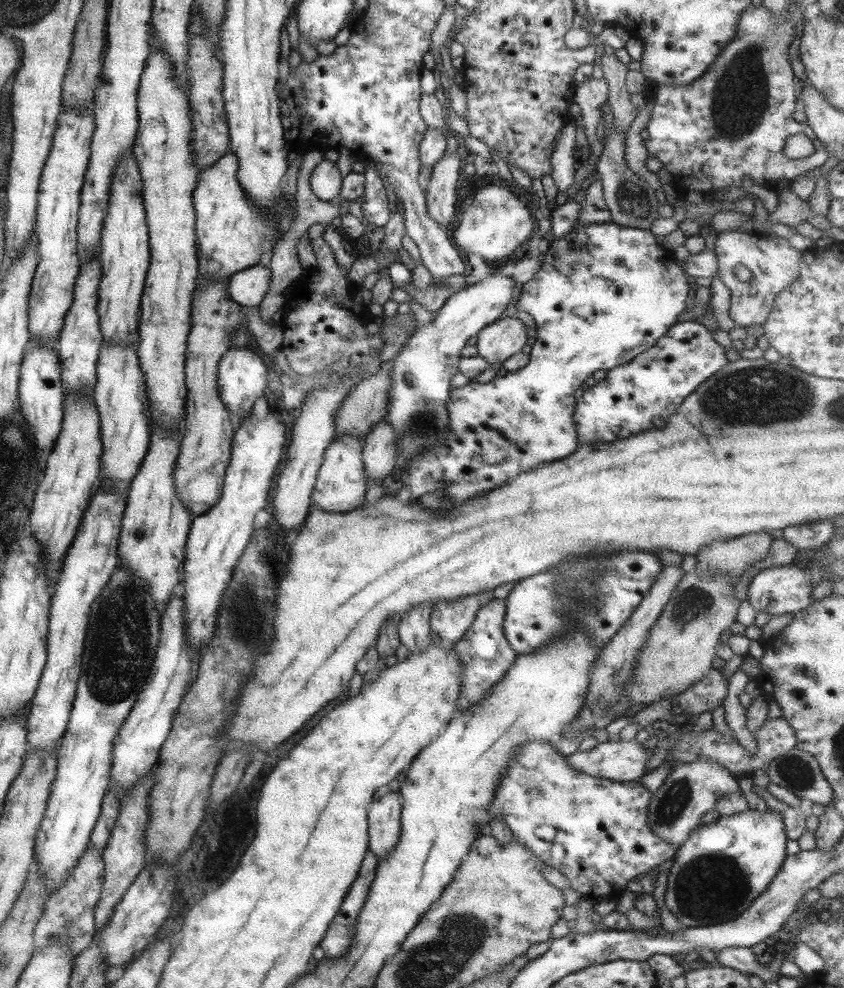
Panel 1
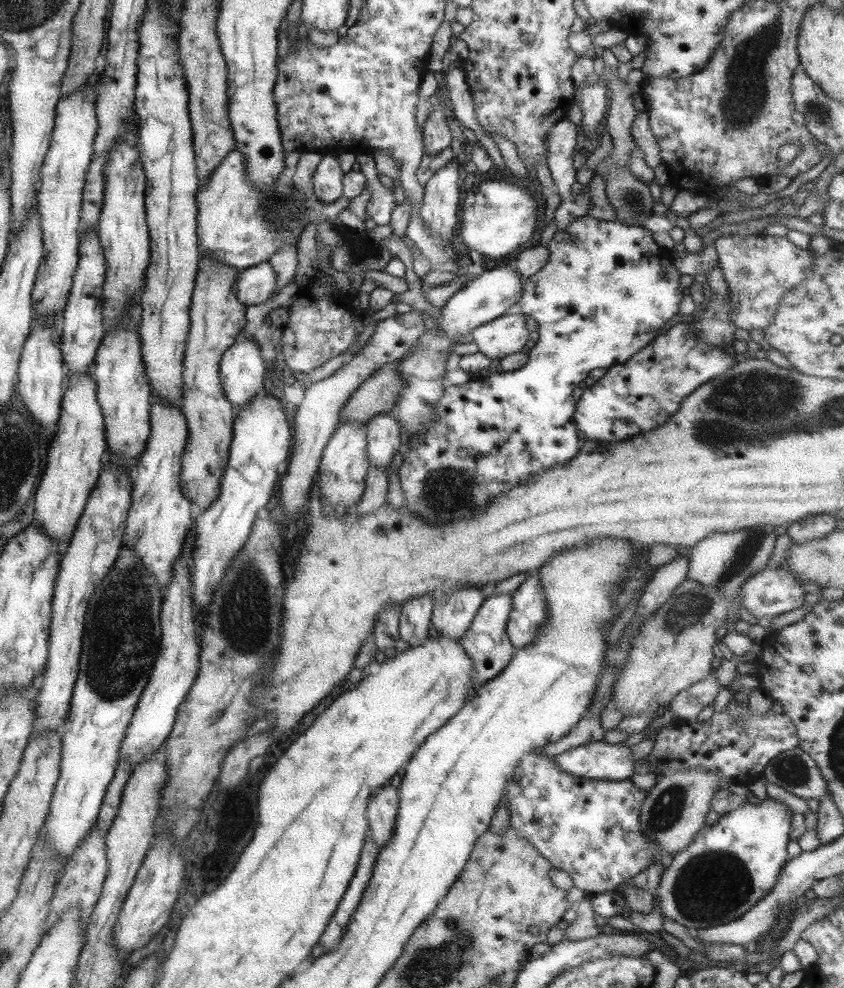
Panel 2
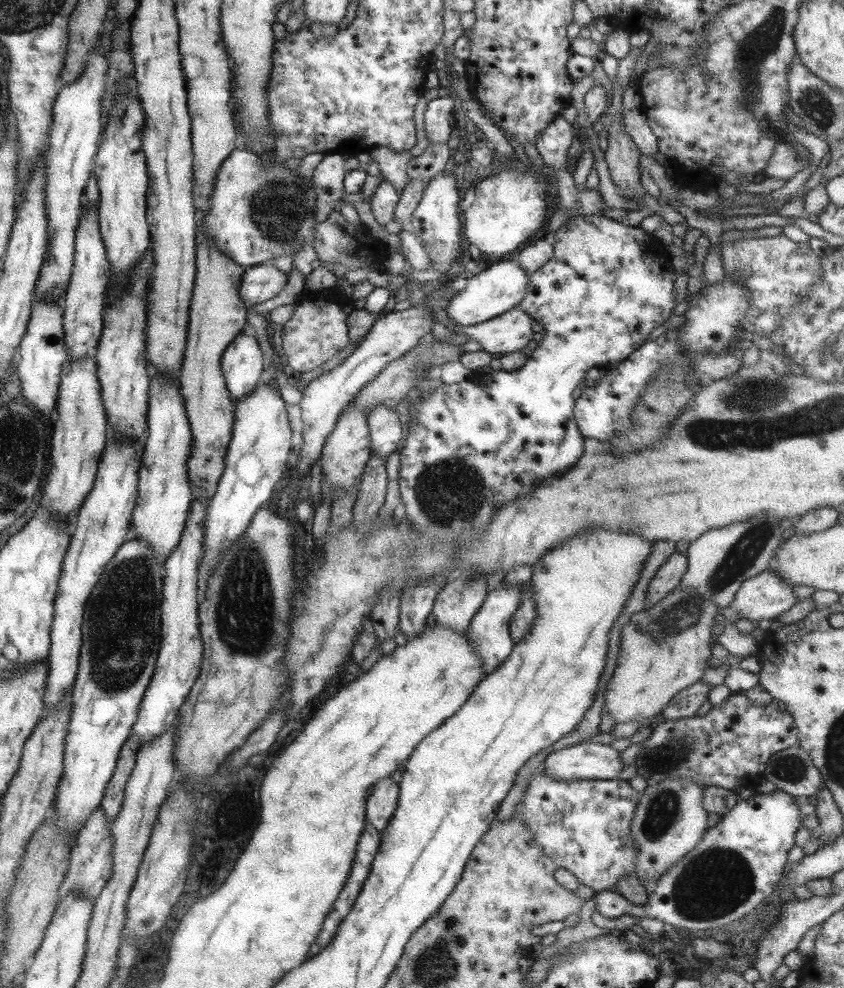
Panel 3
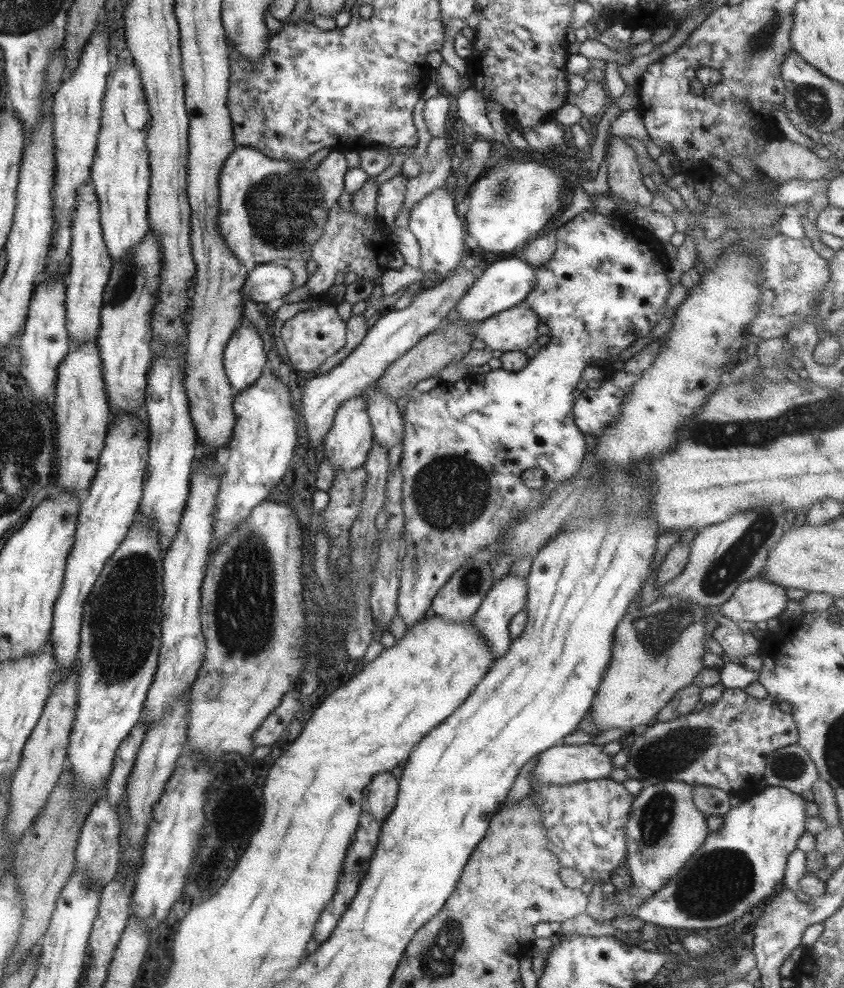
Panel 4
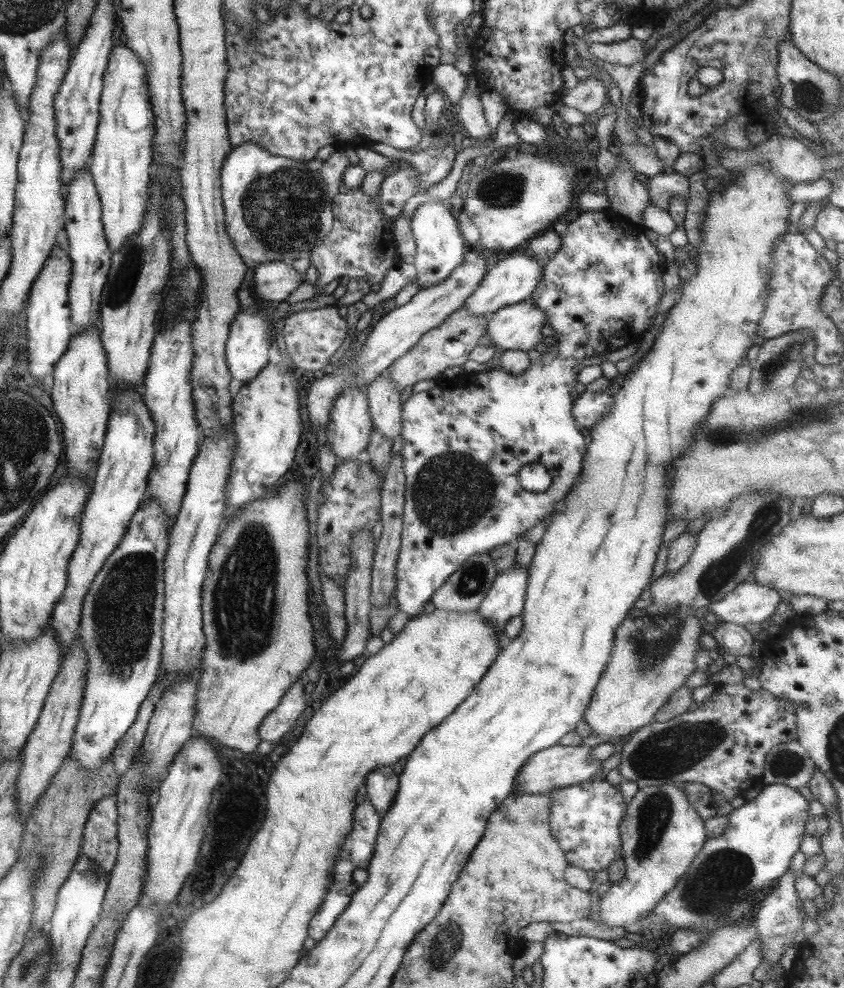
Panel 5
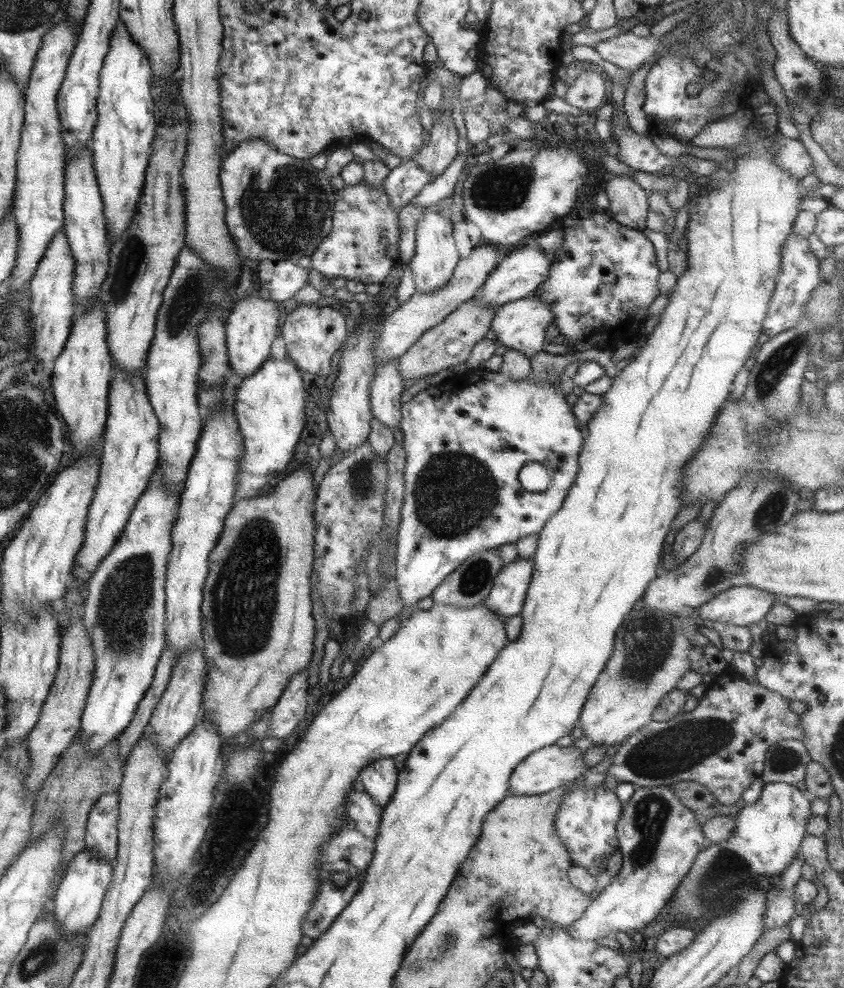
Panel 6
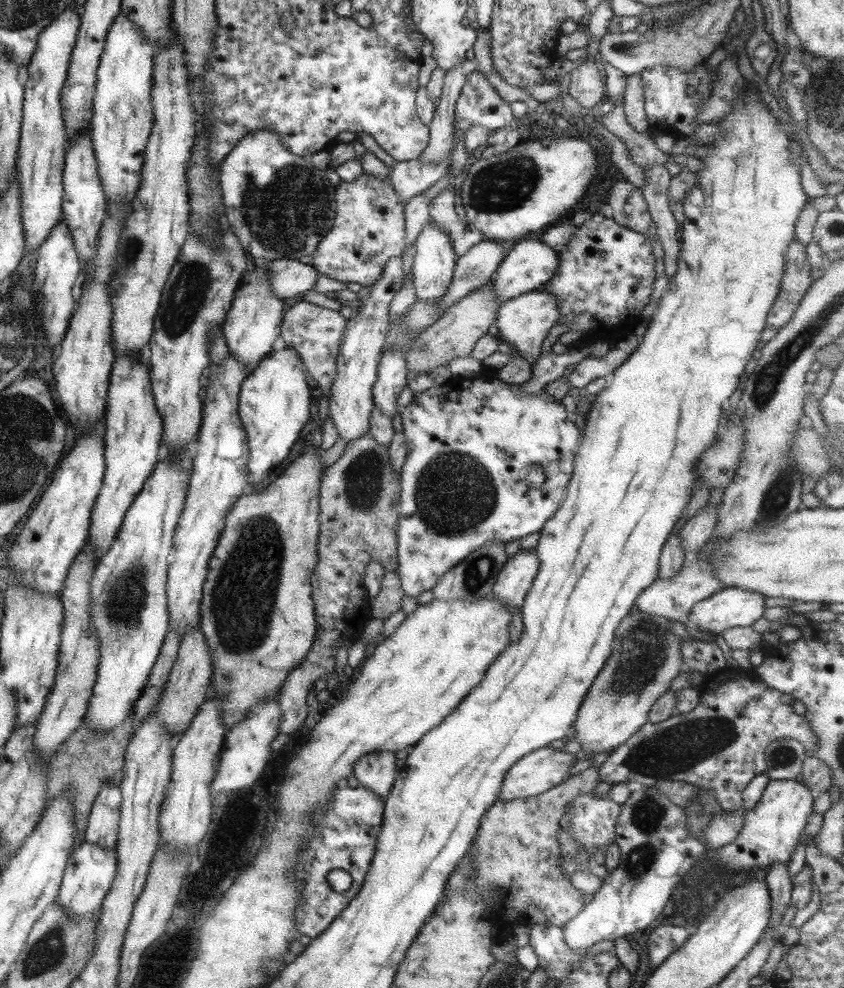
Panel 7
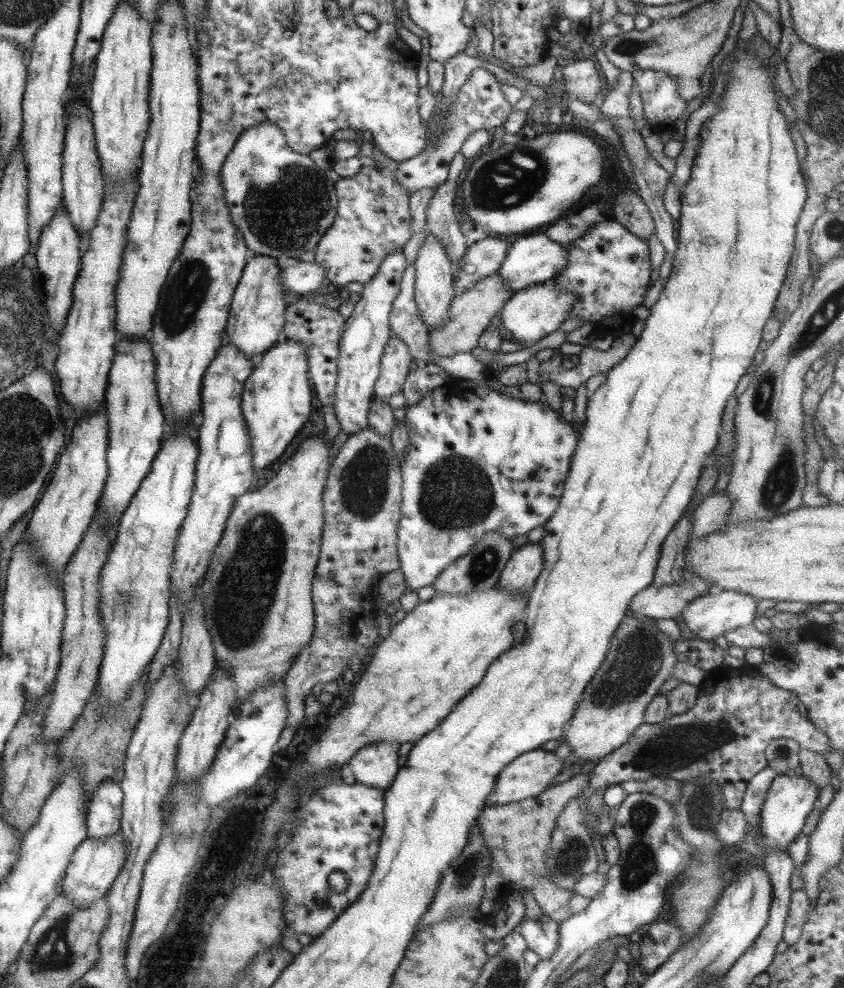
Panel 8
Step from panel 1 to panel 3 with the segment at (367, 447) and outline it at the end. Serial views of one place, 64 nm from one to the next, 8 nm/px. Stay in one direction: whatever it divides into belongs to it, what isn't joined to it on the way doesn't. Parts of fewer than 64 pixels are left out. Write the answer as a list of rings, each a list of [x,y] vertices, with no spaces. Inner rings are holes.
[[[375,406],[373,410],[369,410],[366,420],[371,440],[370,452],[375,456],[381,456],[381,460],[385,461],[386,457],[400,446],[401,424],[397,414],[394,408]]]

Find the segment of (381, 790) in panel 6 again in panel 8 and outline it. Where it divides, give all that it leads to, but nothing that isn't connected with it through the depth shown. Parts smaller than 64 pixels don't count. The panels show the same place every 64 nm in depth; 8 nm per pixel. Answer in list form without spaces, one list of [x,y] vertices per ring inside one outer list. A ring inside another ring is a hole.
[[[371,742],[357,748],[347,760],[356,782],[385,791],[400,768],[397,766],[398,748],[395,742]]]

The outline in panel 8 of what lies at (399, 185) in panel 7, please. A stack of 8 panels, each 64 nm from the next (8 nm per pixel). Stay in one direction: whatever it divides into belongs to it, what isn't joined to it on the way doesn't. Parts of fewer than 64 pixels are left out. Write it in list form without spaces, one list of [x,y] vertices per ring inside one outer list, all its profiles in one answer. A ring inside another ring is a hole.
[[[477,67],[471,71],[466,82],[459,88],[457,97],[451,104],[443,108],[438,99],[435,104],[435,114],[439,120],[430,119],[427,123],[423,122],[426,126],[426,148],[414,158],[396,164],[397,169],[391,173],[395,182],[401,184],[401,188],[405,188],[409,195],[419,188],[435,190],[437,186],[443,184],[449,172],[449,163],[471,133],[477,130],[491,133],[508,120],[513,107],[504,100],[500,86],[487,70]],[[431,128],[433,128],[432,132],[436,132],[439,136],[431,136]]]

